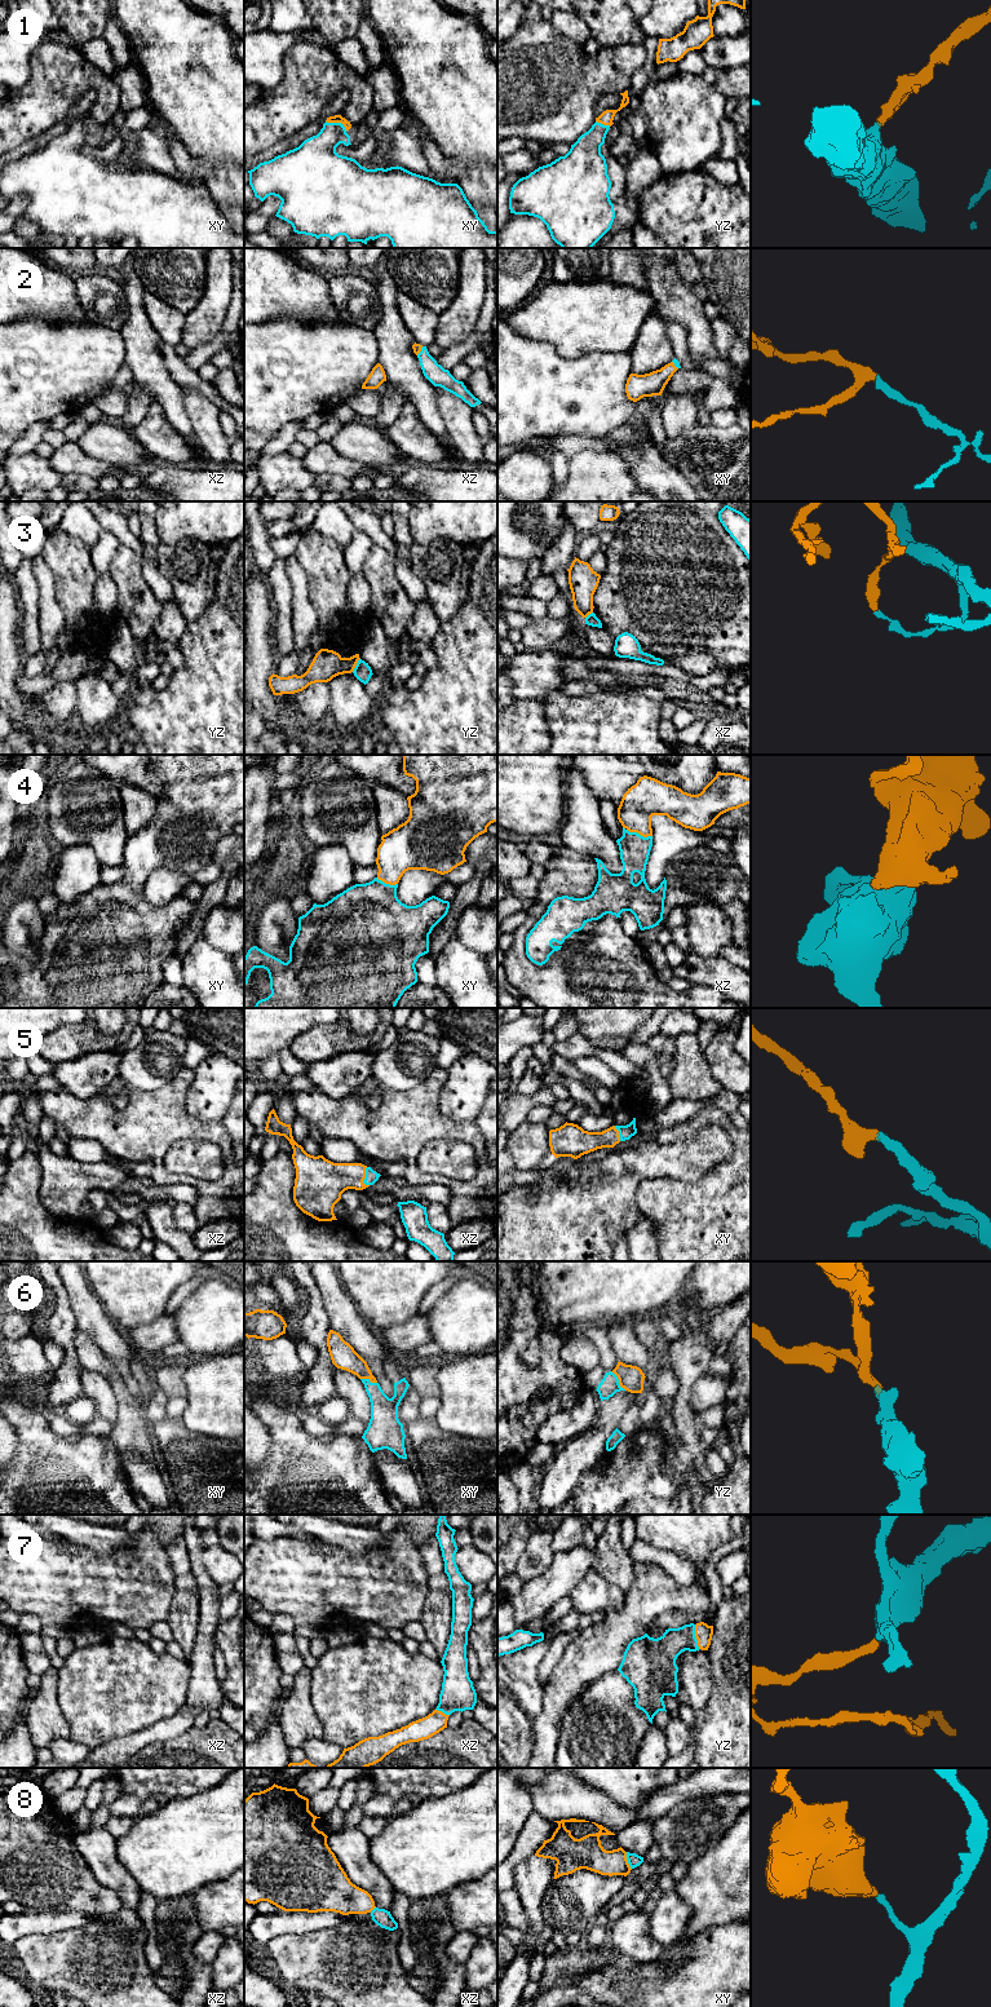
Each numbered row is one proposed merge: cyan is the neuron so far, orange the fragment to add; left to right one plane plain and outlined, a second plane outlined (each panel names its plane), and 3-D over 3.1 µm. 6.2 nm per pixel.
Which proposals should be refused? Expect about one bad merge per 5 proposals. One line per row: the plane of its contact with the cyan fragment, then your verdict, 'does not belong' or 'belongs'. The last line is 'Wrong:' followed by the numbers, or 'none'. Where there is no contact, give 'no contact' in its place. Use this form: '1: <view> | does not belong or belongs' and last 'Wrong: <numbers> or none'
1: xy | belongs
2: xz | belongs
3: yz | does not belong
4: xz | belongs
5: xz | belongs
6: yz | belongs
7: yz | belongs
8: xy | does not belong
Wrong: 3, 8

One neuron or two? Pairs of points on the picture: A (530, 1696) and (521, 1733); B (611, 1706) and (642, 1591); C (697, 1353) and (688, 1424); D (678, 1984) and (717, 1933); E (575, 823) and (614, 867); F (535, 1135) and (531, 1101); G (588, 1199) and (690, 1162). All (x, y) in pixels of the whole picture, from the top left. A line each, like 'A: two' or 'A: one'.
A: two
B: two
C: one
D: one
E: one
F: two
G: one

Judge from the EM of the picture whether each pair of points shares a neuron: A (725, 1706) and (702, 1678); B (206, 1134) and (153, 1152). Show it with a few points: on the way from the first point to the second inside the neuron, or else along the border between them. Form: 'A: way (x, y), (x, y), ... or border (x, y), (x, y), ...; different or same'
A: border (709, 1660), (712, 1693), (708, 1702), (695, 1711); different
B: way (193, 1131), (173, 1131), (166, 1139); same

